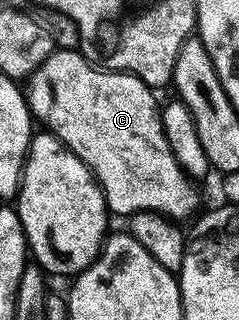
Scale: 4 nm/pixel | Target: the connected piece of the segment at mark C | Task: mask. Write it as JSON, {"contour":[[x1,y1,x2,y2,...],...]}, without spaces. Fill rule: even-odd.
{"contour":[[75,47,52,51,45,63,31,74,29,84,31,86,26,86,25,96,32,114,38,120,40,117,47,124,44,126,89,166,95,180,103,188,103,197,112,214,159,213,163,217,180,219,194,218,200,212,199,189,195,186,198,184,188,176,181,163,177,163,169,147,169,139,165,139,161,105,155,102,151,94,154,93,152,86,132,73,92,65]]}

